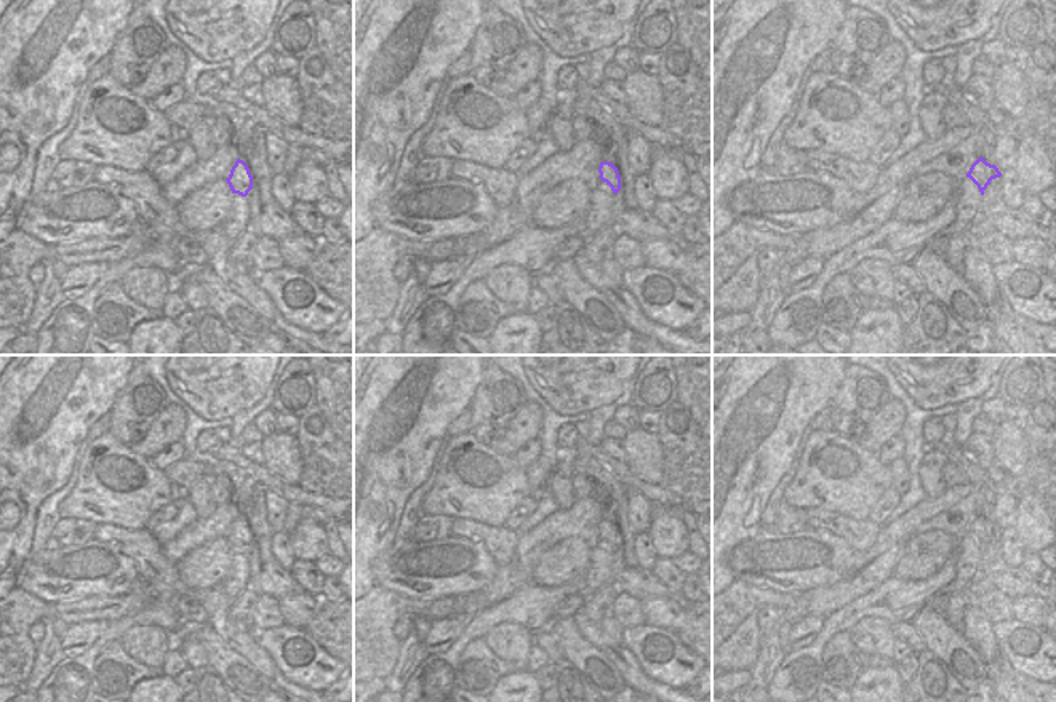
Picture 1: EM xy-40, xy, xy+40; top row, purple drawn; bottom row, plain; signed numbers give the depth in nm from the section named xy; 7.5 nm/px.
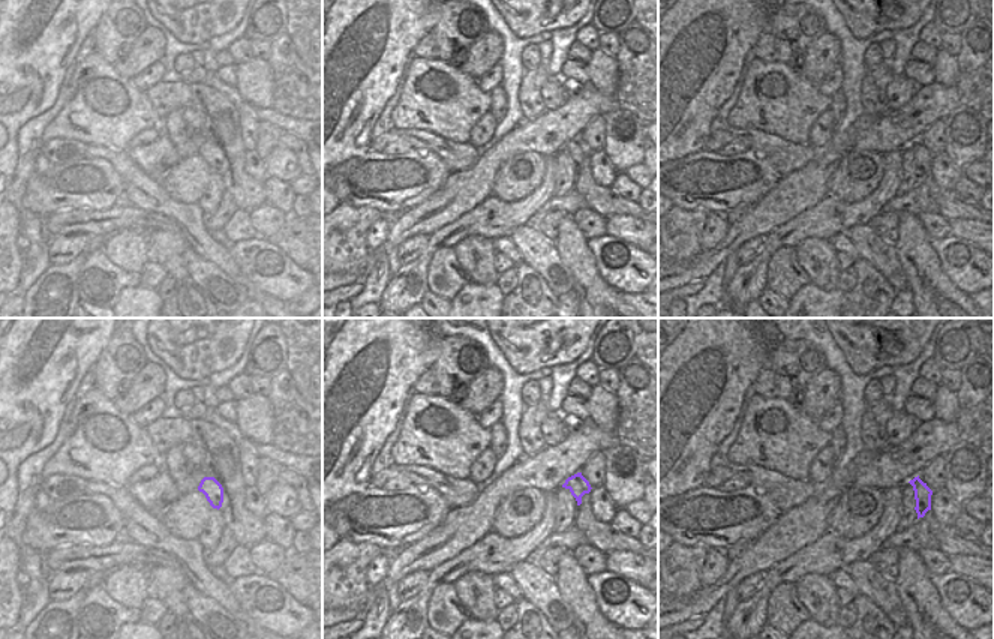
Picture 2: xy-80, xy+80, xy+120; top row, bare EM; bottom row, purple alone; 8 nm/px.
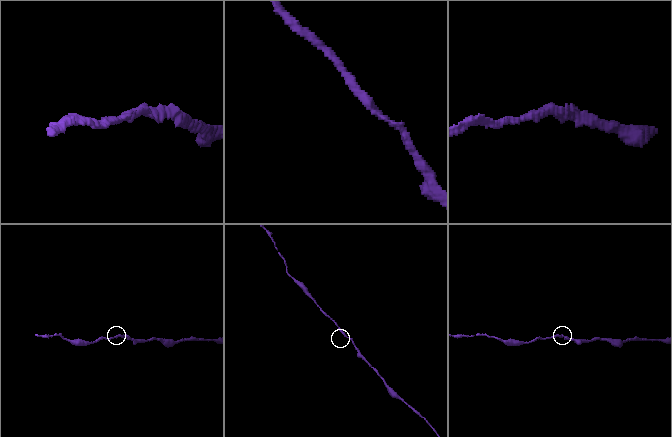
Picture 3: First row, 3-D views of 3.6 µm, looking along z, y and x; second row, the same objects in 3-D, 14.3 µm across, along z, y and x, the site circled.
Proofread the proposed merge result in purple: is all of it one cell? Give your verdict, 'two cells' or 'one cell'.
one cell

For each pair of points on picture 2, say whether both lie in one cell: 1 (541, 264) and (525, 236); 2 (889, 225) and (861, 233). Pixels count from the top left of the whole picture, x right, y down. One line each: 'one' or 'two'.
1: one
2: two

